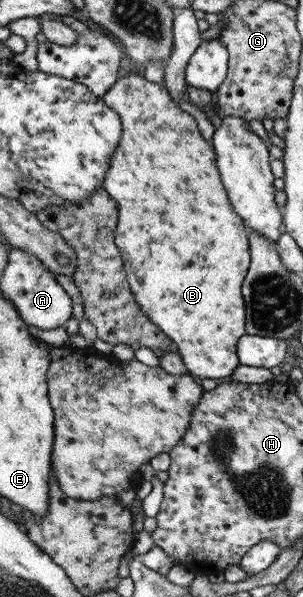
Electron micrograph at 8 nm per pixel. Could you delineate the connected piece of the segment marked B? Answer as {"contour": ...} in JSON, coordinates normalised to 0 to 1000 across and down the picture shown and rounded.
{"contour":[[[465,122],[426,124],[406,132],[386,132],[373,144],[353,151],[353,156],[333,162],[353,181],[386,189],[399,219],[399,233],[393,243],[373,256],[373,263],[360,268],[360,283],[347,290],[333,315],[360,323],[393,343],[393,363],[386,363],[386,380],[376,384],[376,409],[393,419],[406,451],[416,457],[416,469],[439,492],[459,518],[485,529],[505,544],[515,544],[571,575],[584,595],[604,608],[620,626],[644,633],[670,635],[726,635],[733,638],[762,628],[762,623],[789,611],[779,595],[782,570],[809,559],[805,546],[805,504],[792,489],[802,466],[809,464],[825,439],[818,415],[818,392],[809,390],[799,370],[776,360],[776,353],[762,350],[743,315],[729,307],[723,288],[710,271],[710,260],[696,248],[693,238],[677,236],[657,219],[650,209],[630,196],[597,186],[578,169],[564,168],[564,161],[551,157],[551,151],[538,142],[518,142],[479,136],[465,129]]]}

